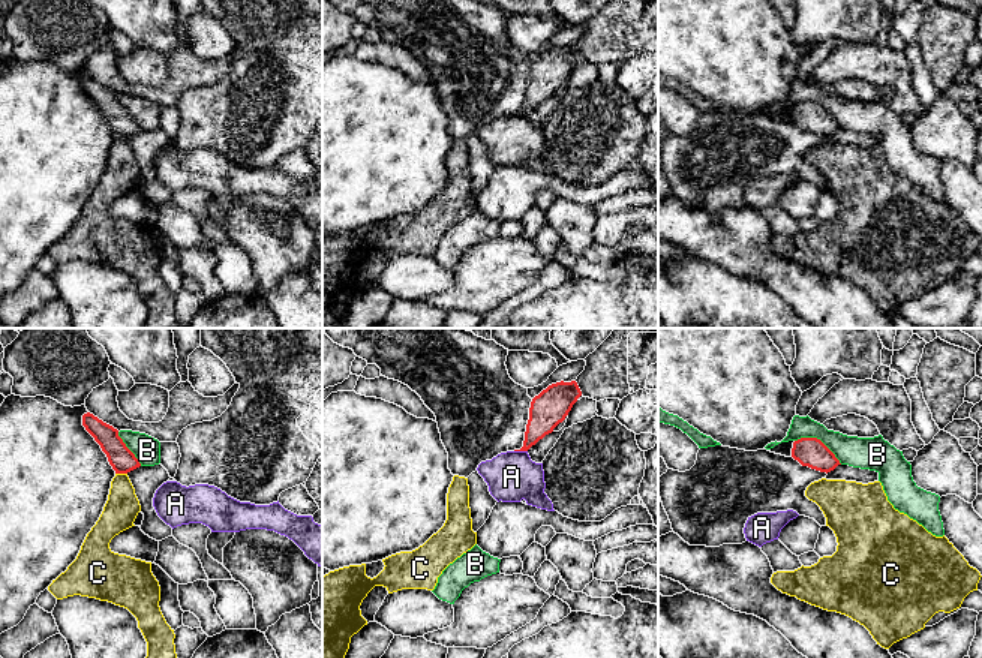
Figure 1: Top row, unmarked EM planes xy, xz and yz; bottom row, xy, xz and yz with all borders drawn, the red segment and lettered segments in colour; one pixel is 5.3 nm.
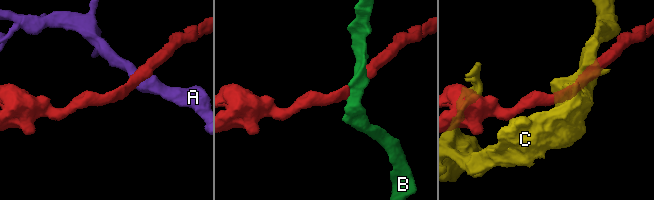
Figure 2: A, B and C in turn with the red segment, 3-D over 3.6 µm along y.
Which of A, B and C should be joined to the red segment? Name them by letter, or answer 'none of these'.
none of these

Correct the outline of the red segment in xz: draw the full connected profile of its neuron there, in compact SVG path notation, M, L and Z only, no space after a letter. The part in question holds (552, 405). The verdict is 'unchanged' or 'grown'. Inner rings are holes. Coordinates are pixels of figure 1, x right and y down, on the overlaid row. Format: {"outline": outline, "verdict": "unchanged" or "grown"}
{"outline": "M576 381L552 384L535 396L529 408L523 447L514 451L528 451L540 439L552 433L565 420L580 396L582 391Z", "verdict": "unchanged"}

